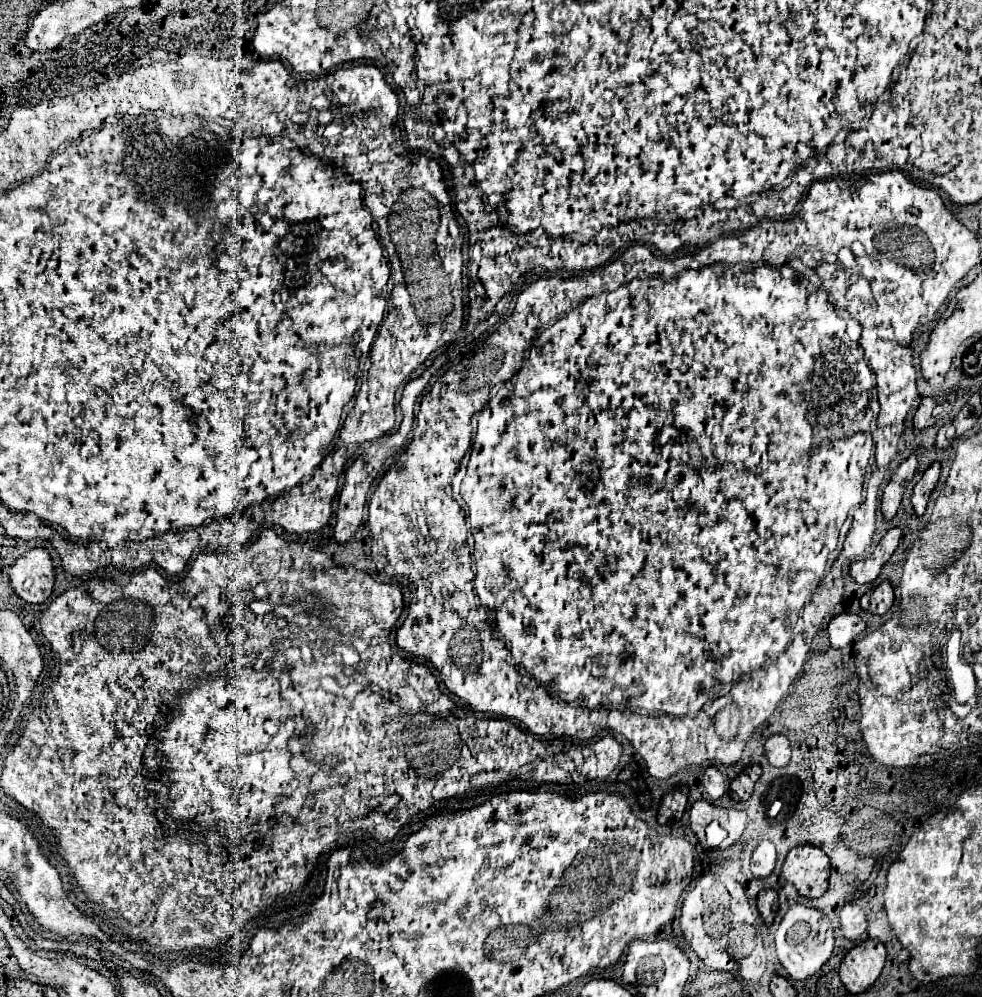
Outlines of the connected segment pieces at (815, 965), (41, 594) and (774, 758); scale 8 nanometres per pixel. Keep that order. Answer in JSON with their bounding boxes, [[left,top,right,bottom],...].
[[775,904,833,980],[9,548,53,604],[765,734,791,768]]

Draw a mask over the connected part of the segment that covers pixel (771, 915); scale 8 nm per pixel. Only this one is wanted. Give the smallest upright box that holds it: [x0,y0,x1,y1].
[757,888,779,926]

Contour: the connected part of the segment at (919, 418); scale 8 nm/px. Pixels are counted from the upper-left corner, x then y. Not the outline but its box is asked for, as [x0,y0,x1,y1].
[913,398,939,434]

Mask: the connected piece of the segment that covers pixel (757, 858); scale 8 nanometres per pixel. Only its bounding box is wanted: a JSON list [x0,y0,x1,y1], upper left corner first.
[751,840,777,878]

